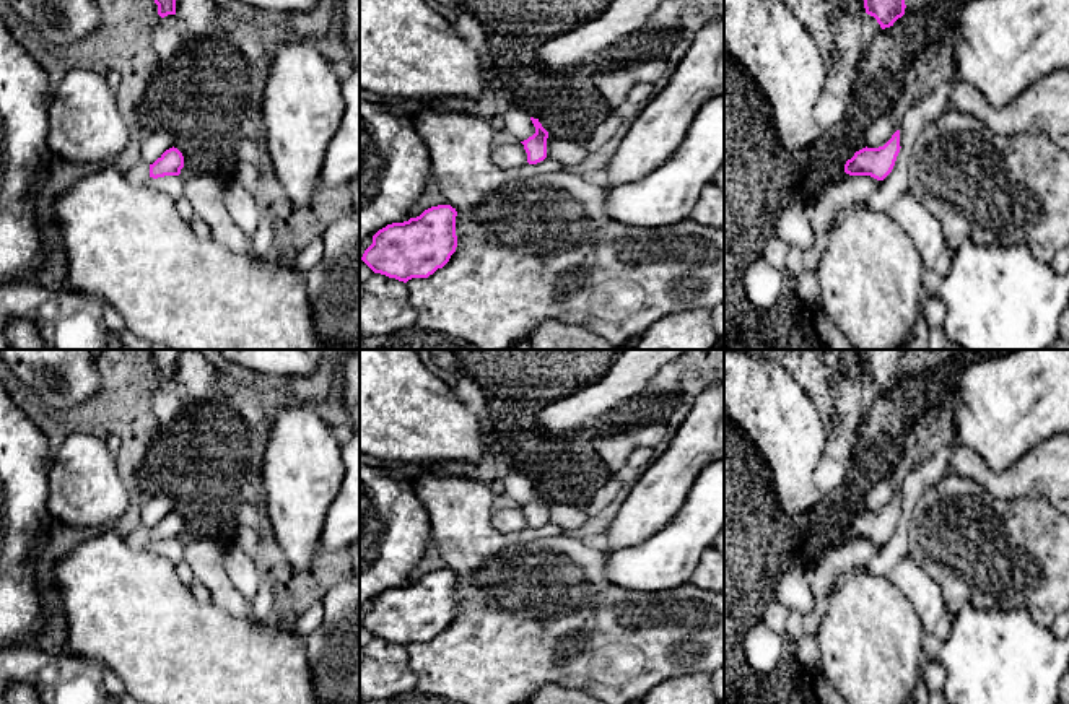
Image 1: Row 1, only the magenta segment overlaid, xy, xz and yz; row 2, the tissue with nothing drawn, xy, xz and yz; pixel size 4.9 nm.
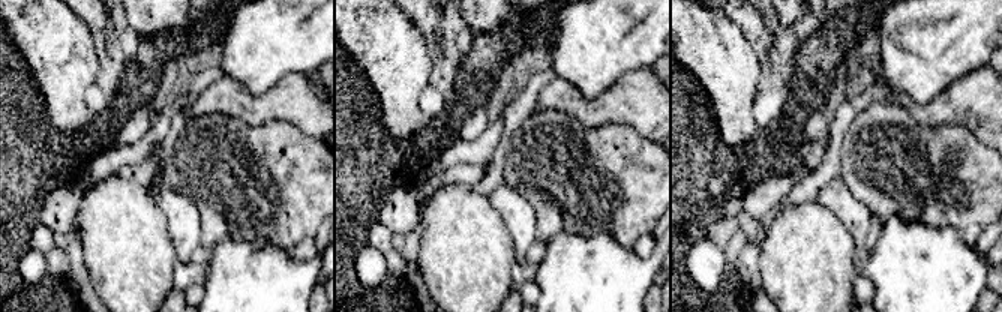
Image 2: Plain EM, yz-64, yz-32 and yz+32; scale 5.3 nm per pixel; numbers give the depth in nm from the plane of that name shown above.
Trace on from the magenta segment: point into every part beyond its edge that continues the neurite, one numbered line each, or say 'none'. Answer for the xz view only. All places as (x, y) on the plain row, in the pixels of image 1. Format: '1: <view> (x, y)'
none

